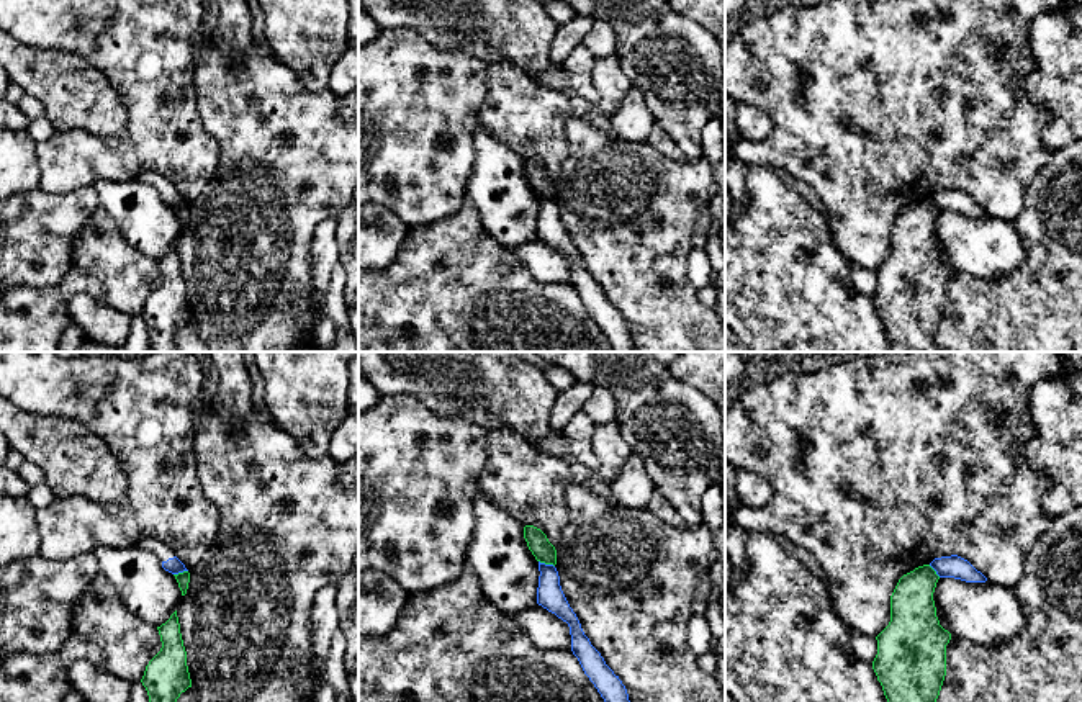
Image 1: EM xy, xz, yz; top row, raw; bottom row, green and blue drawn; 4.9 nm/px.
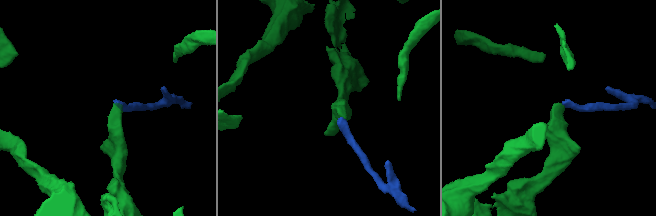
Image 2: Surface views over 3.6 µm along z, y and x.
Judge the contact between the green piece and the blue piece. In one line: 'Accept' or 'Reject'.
Reject

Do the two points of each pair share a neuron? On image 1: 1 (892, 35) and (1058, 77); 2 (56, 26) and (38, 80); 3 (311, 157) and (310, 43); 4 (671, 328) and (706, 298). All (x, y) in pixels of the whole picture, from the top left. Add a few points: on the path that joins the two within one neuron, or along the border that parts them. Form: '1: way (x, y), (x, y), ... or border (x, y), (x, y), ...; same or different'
1: border (1030, 33), (1033, 67), (1017, 89), (1041, 108); different
2: border (17, 40), (27, 44), (74, 51), (85, 59); different
3: border (280, 62), (306, 87), (326, 89); different
4: border (696, 290), (696, 296), (707, 308); different

